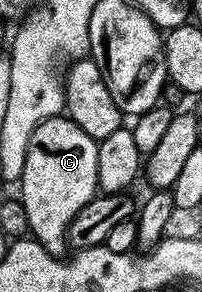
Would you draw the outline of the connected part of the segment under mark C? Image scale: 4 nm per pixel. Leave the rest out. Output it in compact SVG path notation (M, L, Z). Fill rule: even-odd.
M57 117L42 121L38 129L34 129L34 137L30 137L30 145L26 149L26 165L18 184L19 202L24 205L28 218L28 230L50 254L63 256L66 251L68 226L70 221L98 193L98 143L91 139L73 119Z

